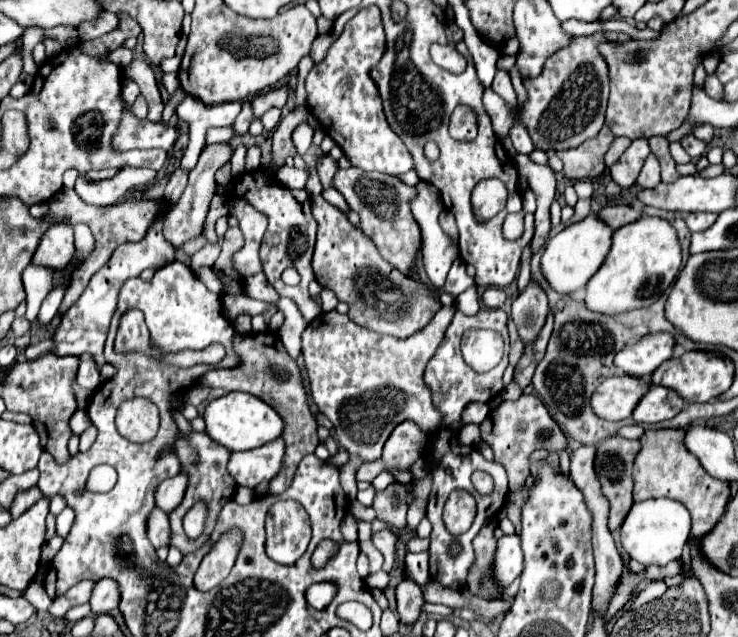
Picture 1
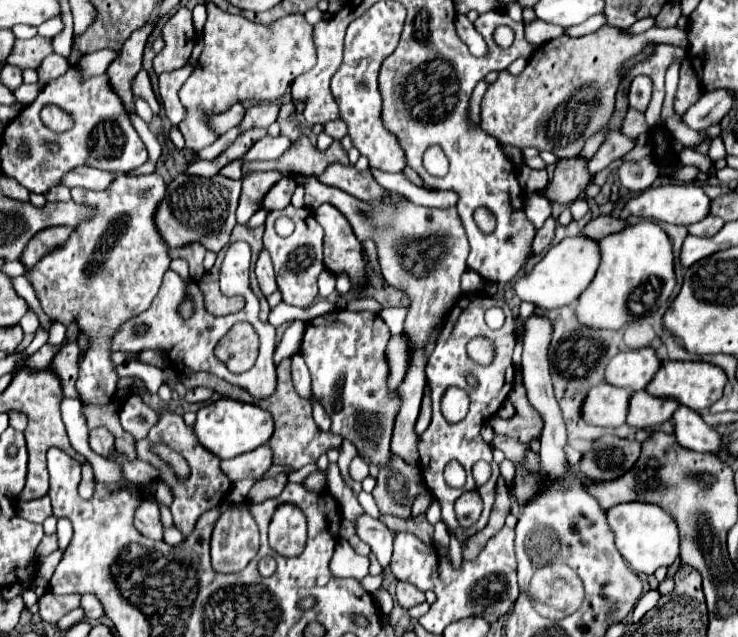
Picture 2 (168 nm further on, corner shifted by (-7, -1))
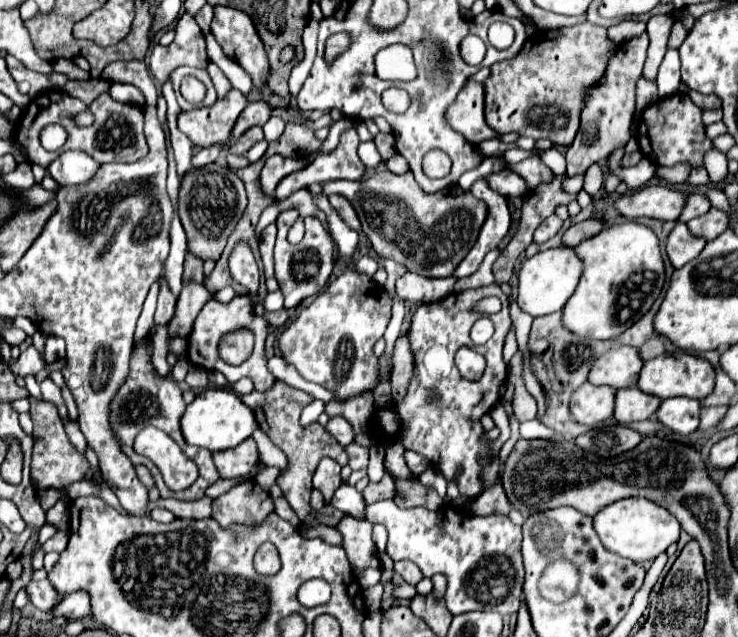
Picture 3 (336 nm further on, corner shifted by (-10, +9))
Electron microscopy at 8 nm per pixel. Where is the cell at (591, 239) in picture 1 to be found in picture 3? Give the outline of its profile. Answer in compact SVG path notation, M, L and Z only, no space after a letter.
M557 247L533 255L519 269L517 303L521 311L529 313L531 317L541 317L561 311L563 305L567 303L567 297L571 297L571 293L575 291L581 271L583 271L583 263L579 261L579 257L575 257L575 251L569 247Z

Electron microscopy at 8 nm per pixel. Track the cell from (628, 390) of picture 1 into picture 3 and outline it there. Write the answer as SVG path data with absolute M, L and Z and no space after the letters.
M583 383L571 395L569 411L577 423L591 427L591 425L611 417L613 401L615 401L615 389Z

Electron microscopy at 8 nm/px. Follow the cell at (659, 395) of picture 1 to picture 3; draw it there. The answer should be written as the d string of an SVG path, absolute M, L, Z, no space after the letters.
M619 389L615 393L615 411L613 419L619 425L629 425L633 421L645 421L655 415L655 409L659 407L659 397L647 397L645 393L639 393L639 389Z

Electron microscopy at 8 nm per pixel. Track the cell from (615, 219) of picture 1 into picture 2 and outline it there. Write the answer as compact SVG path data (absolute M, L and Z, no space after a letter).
M600 215L600 217L592 219L592 221L590 221L590 223L584 227L582 235L588 235L590 239L600 241L600 239L604 239L604 237L612 235L612 233L622 231L626 225L628 225L628 223L626 223L624 219L610 217L610 215Z

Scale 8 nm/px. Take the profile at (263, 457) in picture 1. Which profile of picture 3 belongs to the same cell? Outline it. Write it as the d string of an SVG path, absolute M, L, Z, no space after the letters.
M253 437L245 439L237 447L213 453L213 463L215 463L221 479L245 477L257 463L257 459L259 459L259 451L257 451Z

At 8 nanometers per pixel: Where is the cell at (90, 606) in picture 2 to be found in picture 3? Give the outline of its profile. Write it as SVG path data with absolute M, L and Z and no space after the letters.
M79 591L79 593L71 593L71 595L63 595L63 599L59 599L59 603L53 607L53 617L67 617L67 621L73 619L83 619L87 617L91 611L89 607L89 597L87 593Z

